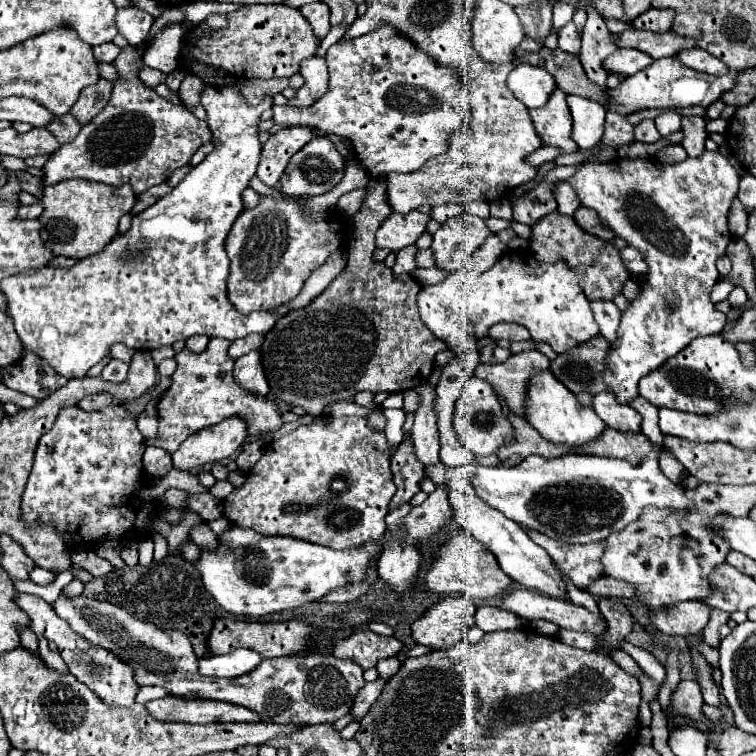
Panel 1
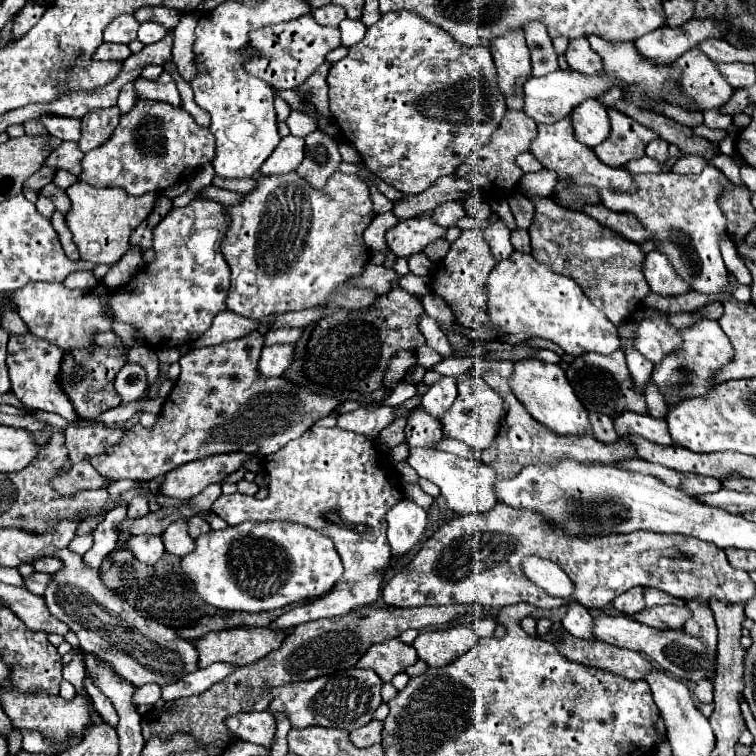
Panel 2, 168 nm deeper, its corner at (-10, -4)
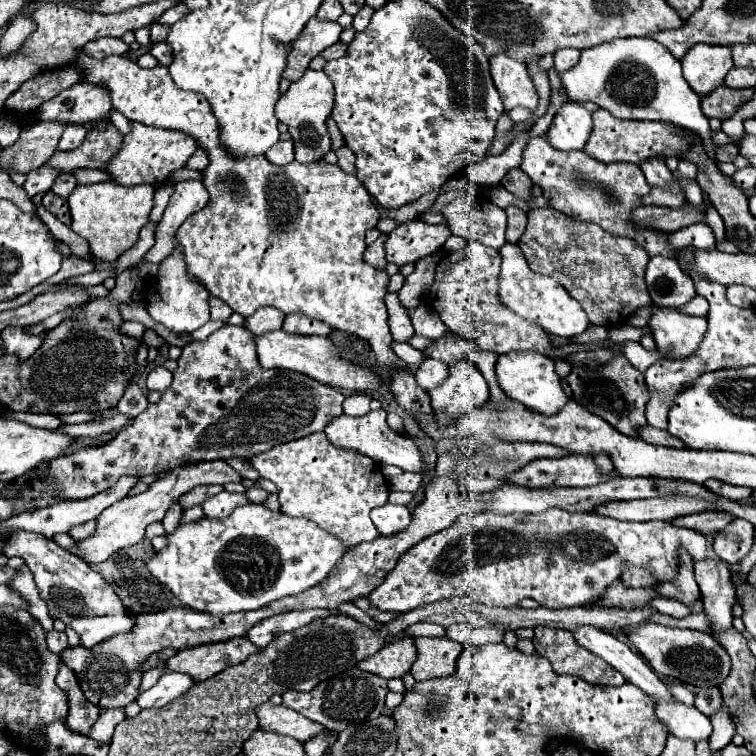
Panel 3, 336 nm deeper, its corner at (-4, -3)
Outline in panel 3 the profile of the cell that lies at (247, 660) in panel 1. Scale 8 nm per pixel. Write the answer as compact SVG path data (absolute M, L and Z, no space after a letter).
M166 672L150 690L144 690L138 696L136 704L140 708L162 708L162 706L170 704L174 698L188 692L192 684L194 684L194 680L188 674Z

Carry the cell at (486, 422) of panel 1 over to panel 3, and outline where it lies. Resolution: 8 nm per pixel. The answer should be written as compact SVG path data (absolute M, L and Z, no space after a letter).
M466 358L448 364L448 378L430 392L432 408L438 410L442 426L466 412L478 410L488 400L488 384L474 362Z

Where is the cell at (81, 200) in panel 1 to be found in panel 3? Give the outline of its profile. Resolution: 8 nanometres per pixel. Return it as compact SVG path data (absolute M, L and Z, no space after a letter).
M100 182L90 186L78 184L68 198L72 212L70 228L90 244L94 258L114 262L136 244L140 228L148 222L152 212L152 188L154 186L148 184L126 188L116 182Z

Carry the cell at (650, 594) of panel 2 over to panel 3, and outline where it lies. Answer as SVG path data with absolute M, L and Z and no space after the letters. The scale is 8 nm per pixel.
M654 598L652 600L652 608L662 612L662 614L668 614L672 618L686 618L690 614L688 606L684 606L682 602L676 602L676 600L670 600L670 598Z

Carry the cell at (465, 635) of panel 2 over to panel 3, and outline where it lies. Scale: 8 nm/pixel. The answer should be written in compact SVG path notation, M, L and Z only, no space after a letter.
M416 638L418 658L412 664L412 676L420 680L448 678L456 670L456 658L462 646L450 638Z

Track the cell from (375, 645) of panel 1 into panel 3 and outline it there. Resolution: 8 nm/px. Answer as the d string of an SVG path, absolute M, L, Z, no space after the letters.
M402 638L396 640L394 644L386 644L374 656L358 662L358 668L390 680L390 678L402 678L406 672L410 672L414 660L416 660L414 640Z

